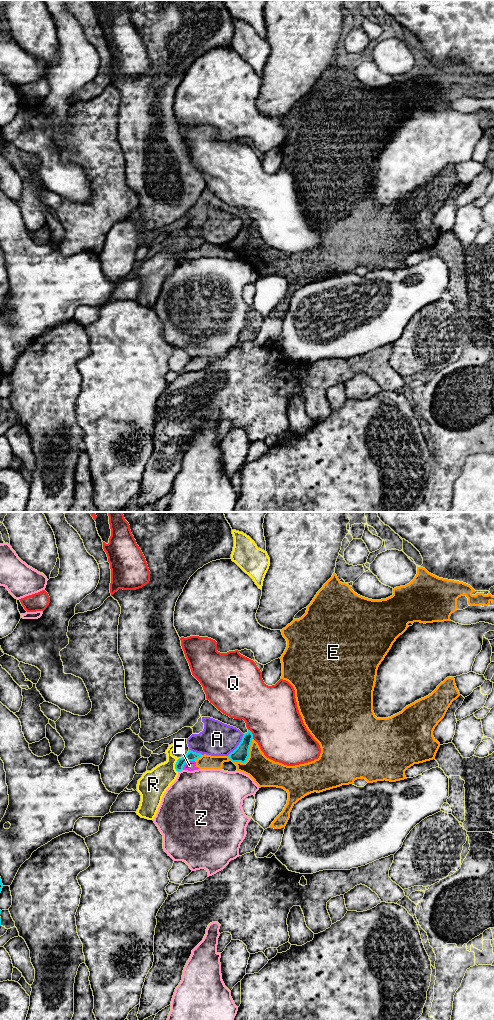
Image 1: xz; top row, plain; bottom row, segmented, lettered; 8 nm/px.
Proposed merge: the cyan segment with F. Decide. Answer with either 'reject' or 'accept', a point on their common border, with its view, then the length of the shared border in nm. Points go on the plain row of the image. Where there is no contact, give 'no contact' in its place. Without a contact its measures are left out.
reject; meets cyan in xz at (186, 249); contact 130 nm long

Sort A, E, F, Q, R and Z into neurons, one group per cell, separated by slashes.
A F / E / Q / R / Z

